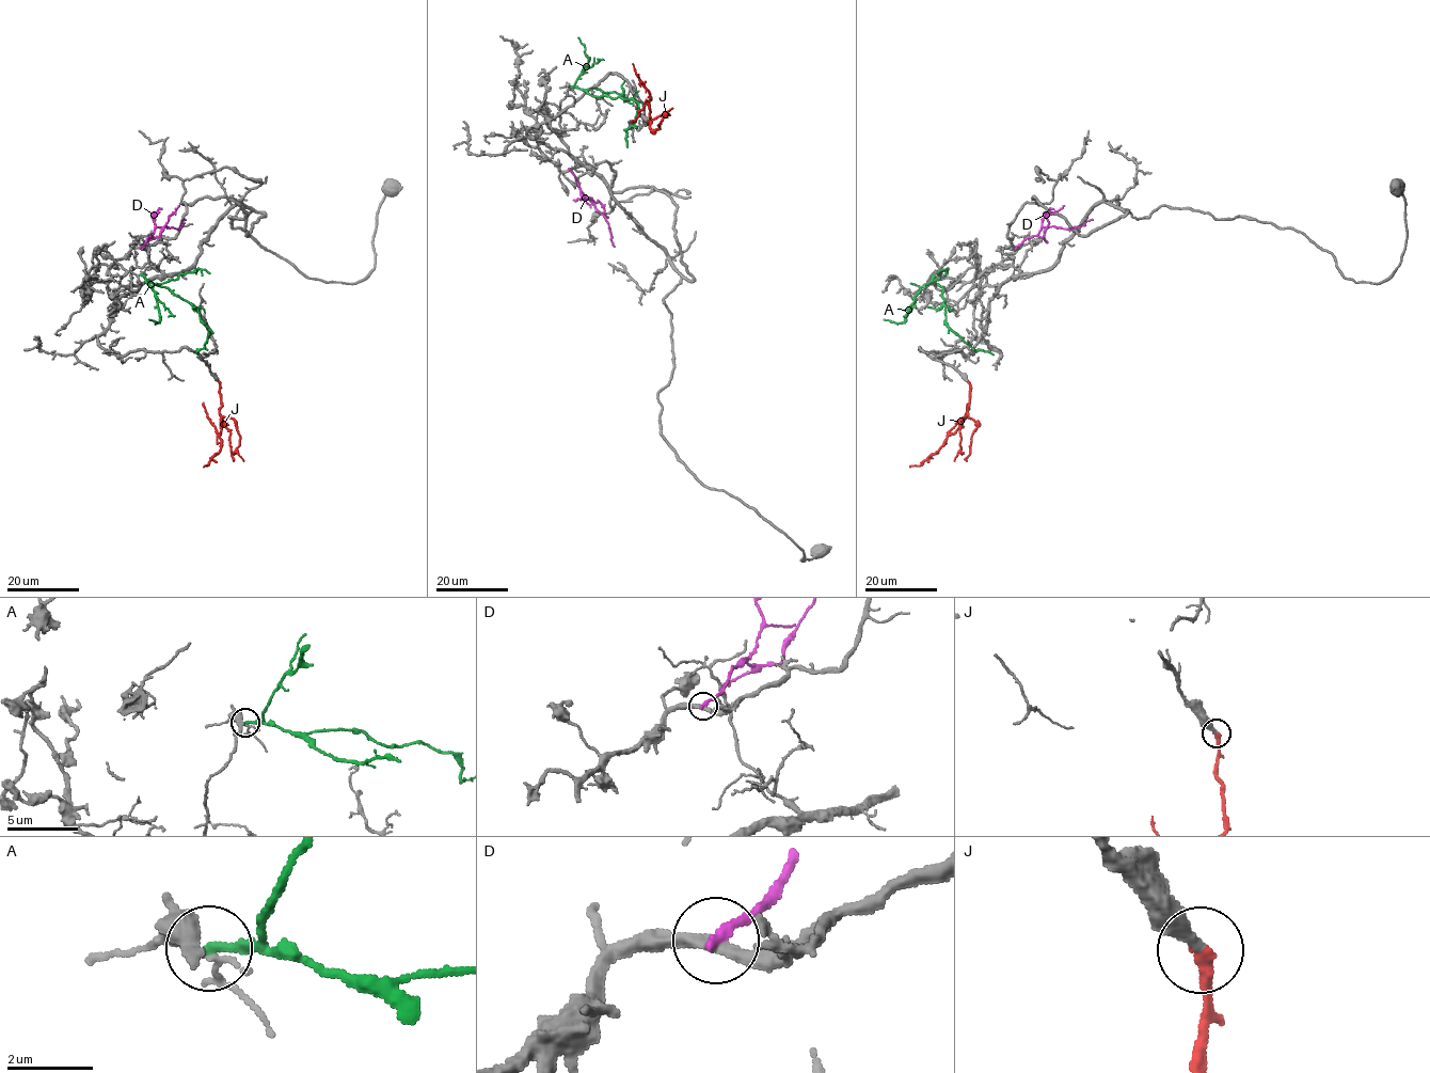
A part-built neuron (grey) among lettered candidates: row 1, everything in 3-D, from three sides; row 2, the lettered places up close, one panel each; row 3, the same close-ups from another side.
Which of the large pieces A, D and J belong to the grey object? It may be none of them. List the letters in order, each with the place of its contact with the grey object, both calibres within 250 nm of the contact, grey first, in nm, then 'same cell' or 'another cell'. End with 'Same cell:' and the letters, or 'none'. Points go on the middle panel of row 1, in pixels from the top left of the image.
A: (570, 87) | 100/240 nm | another cell
D: (569, 169) | 320/240 nm | another cell
J: (648, 122) | 320/320 nm | same cell
Same cell: J

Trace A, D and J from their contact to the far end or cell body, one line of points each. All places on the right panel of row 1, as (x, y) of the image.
A: (933, 274), (933, 280), (942, 287), (946, 324), (975, 350), (994, 354)
D: (1016, 248), (1043, 226), (1069, 229), (1092, 220)
J: (968, 381), (969, 405), (962, 425), (920, 464), (909, 467)

